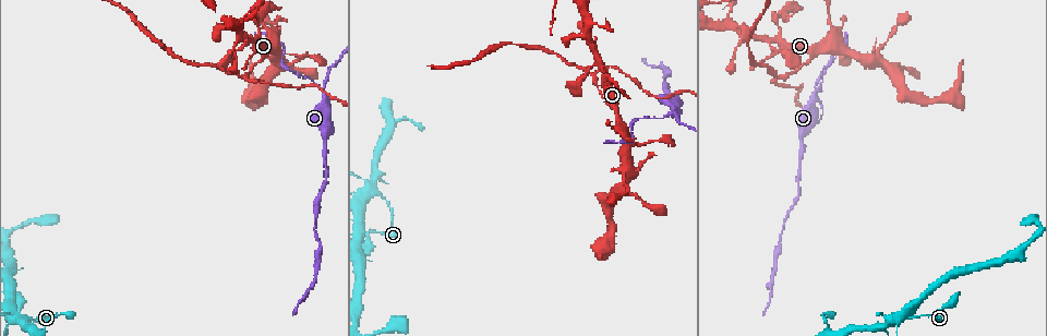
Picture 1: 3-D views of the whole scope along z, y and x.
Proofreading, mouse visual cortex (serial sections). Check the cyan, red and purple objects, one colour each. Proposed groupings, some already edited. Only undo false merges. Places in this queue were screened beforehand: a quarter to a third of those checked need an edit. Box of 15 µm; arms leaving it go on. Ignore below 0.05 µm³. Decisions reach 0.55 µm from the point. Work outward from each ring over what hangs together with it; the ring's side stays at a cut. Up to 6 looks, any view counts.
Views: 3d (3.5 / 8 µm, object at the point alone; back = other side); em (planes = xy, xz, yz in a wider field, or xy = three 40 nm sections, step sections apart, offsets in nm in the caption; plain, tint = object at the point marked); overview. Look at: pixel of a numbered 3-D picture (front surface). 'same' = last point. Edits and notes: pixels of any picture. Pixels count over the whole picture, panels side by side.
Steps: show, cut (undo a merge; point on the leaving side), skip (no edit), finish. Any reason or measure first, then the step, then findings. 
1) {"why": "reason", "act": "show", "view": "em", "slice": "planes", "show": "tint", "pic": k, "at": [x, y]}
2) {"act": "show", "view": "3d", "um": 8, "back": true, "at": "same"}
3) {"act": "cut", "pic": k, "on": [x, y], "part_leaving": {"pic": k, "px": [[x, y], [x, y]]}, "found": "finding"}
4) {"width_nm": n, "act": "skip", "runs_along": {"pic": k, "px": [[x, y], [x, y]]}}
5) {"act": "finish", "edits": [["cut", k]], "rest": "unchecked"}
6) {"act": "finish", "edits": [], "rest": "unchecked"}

{"why": "looks like a crossing", "act": "show", "view": "3d", "um": 3.5, "pic": 1, "at": [898, 321]}

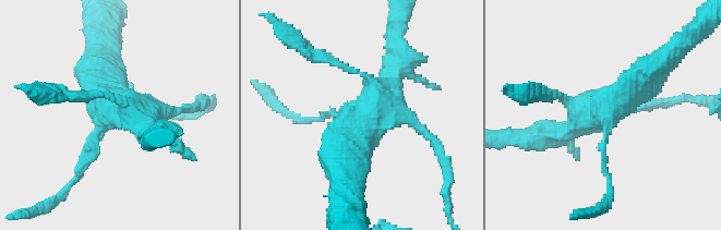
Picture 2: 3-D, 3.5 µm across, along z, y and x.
{"act": "show", "view": "em", "slice": "xy", "step": 3, "show": "tint", "pic": 2, "at": [132, 111]}

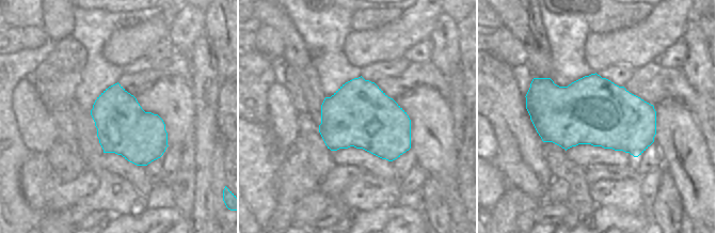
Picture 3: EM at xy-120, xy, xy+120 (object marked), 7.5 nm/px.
{"act": "skip", "runs_along": {"pic": 2, "px": [[195, 106], [115, 103], [105, 73]]}, "found": "one cell here"}

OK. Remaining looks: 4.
{"act": "show", "view": "3d", "um": 8, "pic": 1, "at": [48, 321]}

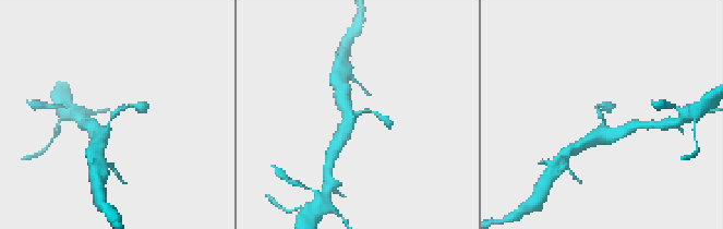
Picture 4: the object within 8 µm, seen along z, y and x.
{"act": "show", "view": "3d", "um": 3.5, "pic": 4, "at": [357, 116]}

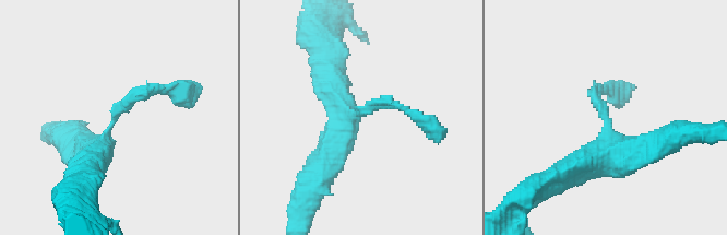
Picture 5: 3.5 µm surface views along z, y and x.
{"why": "shape alone is not enough", "act": "show", "view": "em", "slice": "xy", "step": 1, "show": "tint", "pic": 5, "at": [361, 115]}

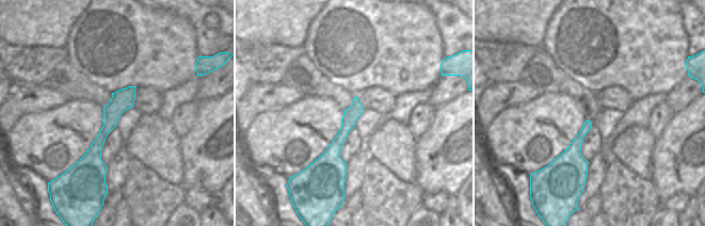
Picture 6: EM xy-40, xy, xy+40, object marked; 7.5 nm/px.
{"act": "skip", "runs_along": {"pic": 5, "px": [[84, 148], [104, 144], [131, 97], [171, 90]]}, "found": "all the same cell"}

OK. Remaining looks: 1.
{"why": "arms part here", "act": "show", "view": "3d", "um": 3.5, "pic": 1, "at": [322, 93]}

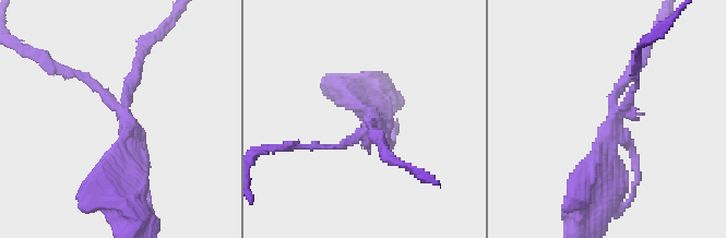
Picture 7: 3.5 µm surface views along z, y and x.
{"act": "cut", "pic": 7, "on": [92, 84], "part_leaving": {"pic": 7, "px": [[119, 109], [96, 85], [35, 56]]}, "found": "two cells meet here"}

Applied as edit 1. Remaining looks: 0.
{"act": "finish", "edits": [["cut", 7]], "rest": "unchecked"}

